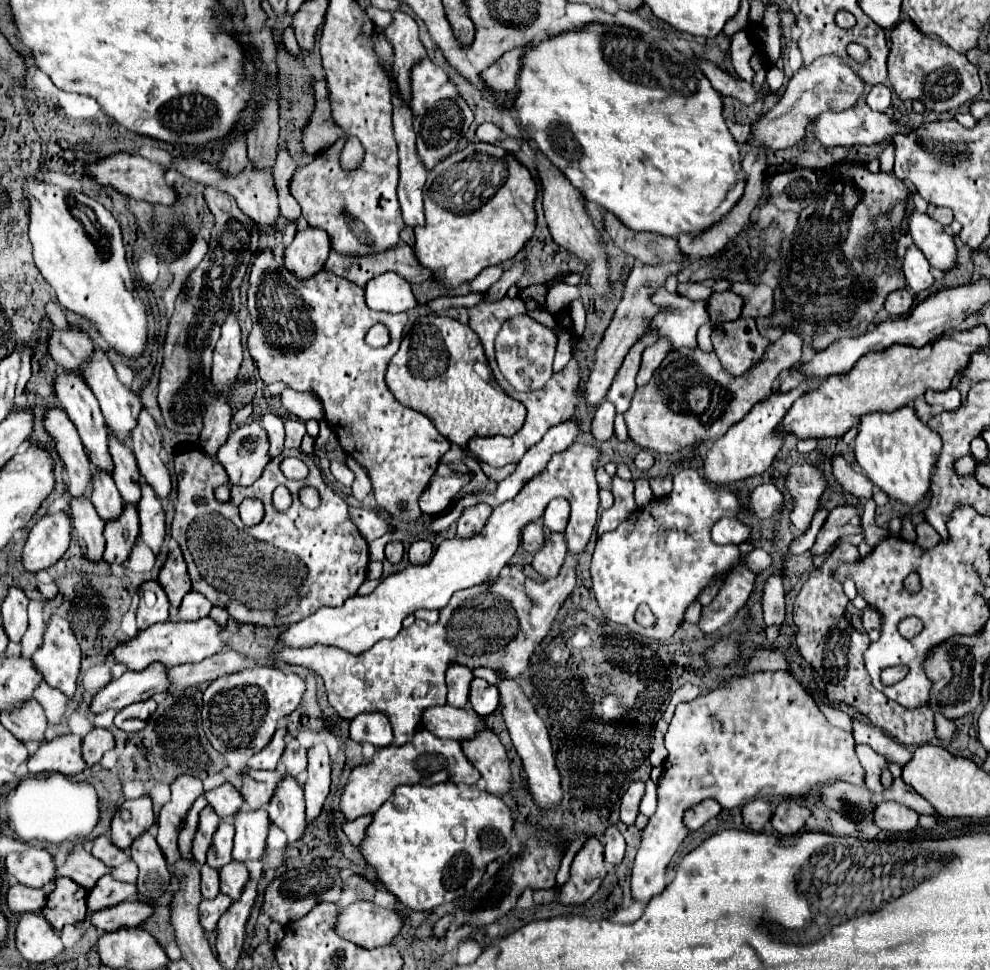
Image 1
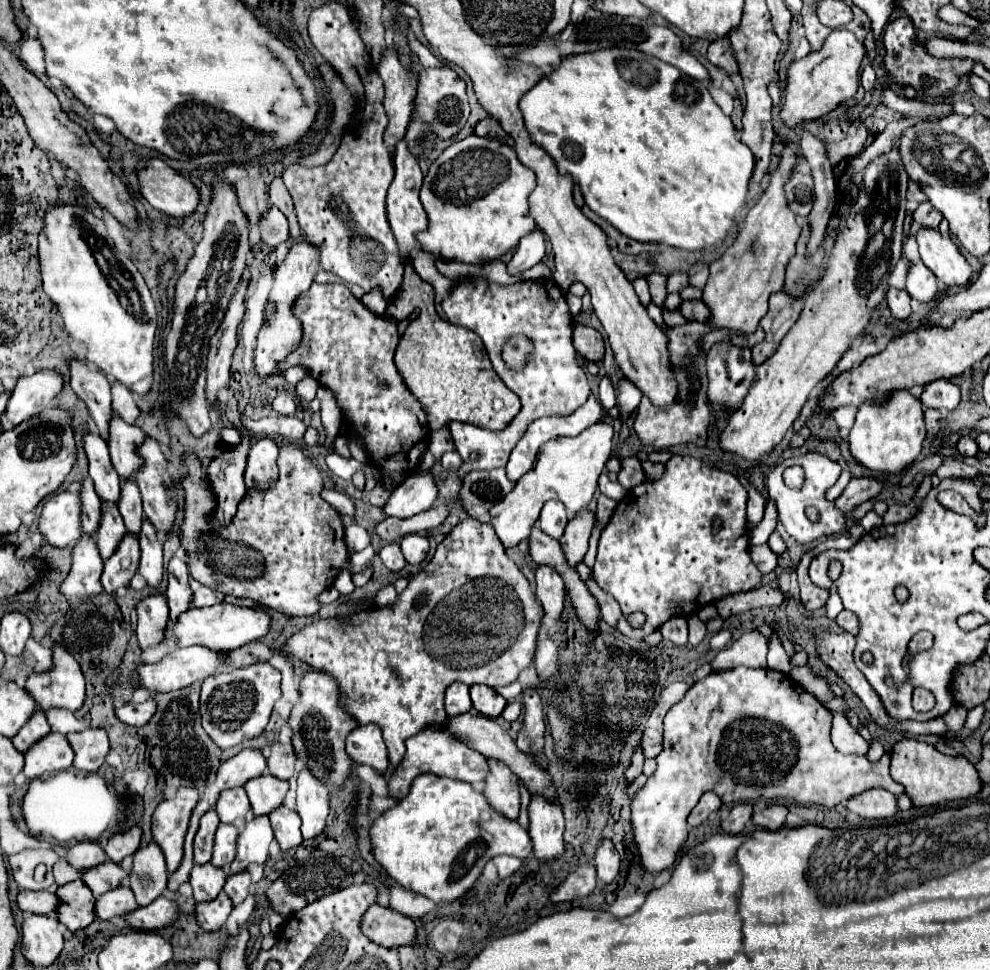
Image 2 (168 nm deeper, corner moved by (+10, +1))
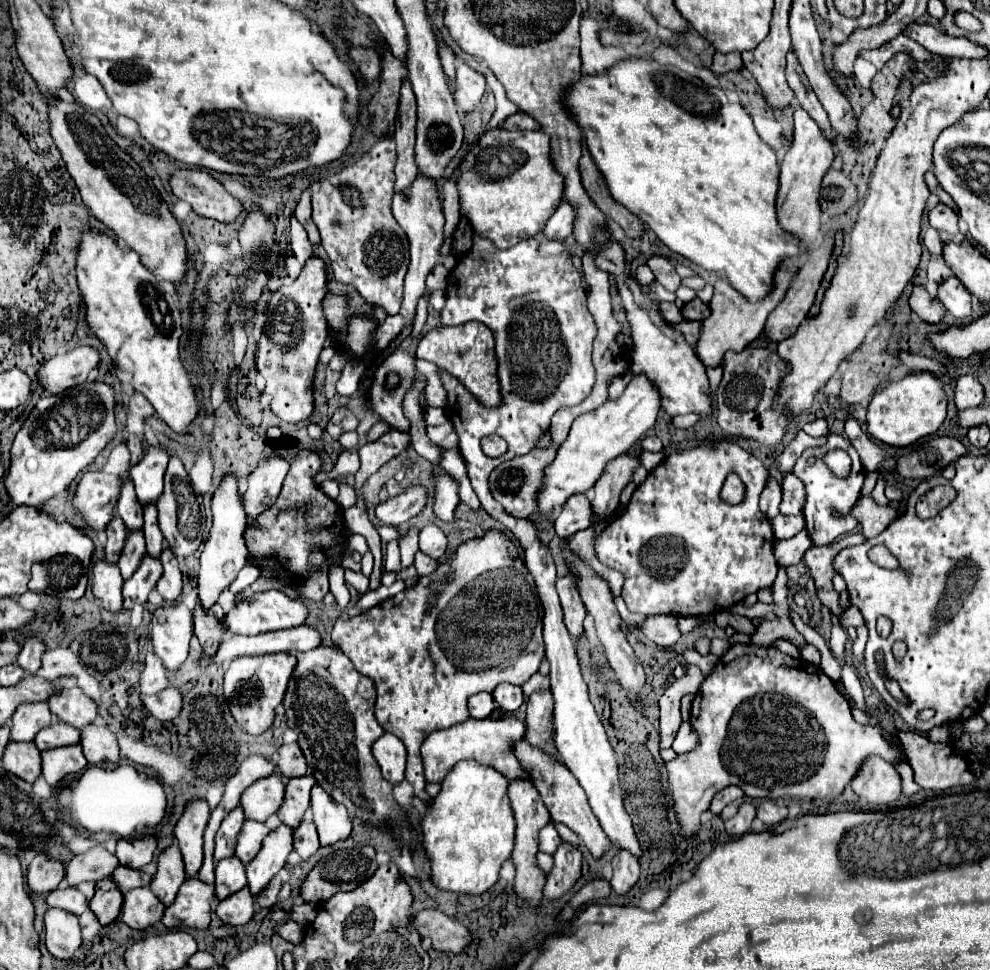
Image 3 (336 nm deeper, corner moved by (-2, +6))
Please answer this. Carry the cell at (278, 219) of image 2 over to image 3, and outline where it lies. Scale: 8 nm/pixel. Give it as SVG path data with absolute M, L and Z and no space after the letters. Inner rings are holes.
M291 216L291 228L289 228L289 246L295 254L295 258L303 264L313 252L311 252L311 242L307 238L305 228L299 224L295 216Z

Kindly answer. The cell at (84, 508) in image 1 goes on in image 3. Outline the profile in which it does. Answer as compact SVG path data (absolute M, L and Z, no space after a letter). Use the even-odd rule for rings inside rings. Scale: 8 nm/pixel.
M95 558L93 560L93 580L91 580L91 590L93 596L101 602L105 610L119 612L123 606L123 596L121 596L121 572L115 564L109 564L105 558Z

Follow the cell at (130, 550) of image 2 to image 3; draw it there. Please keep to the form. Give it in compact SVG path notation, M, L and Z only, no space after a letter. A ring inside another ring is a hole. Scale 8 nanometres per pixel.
M143 556L141 564L137 566L137 572L123 582L123 608L131 610L133 604L145 604L149 592L155 588L157 580L161 578L163 566L159 558L153 556Z

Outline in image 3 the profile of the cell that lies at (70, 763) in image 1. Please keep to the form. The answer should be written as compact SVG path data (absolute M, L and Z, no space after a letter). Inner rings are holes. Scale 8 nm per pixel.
M79 744L53 748L49 752L41 752L41 774L51 786L59 786L59 782L73 772L79 772L87 766L87 760L81 752Z

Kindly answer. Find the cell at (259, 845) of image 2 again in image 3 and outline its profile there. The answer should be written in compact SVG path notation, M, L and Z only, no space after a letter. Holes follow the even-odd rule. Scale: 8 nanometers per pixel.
M281 824L265 838L261 852L257 852L257 856L245 866L247 882L253 894L261 892L269 884L269 880L283 868L291 850L293 850L291 828L285 828Z

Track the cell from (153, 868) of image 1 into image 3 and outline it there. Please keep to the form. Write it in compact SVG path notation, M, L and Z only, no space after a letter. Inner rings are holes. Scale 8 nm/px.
M171 844L157 856L157 872L149 888L165 906L169 906L175 900L175 894L183 880L185 880L183 858L177 844Z

